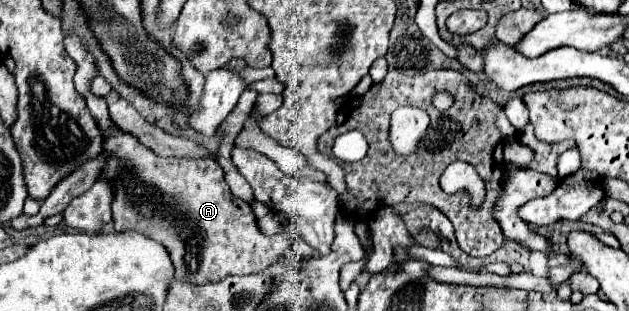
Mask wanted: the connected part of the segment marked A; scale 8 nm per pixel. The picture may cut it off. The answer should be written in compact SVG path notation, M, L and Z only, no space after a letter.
M77 35L65 37L65 51L77 65L77 73L73 77L75 89L105 131L103 149L111 153L111 161L107 161L103 175L115 185L115 231L137 231L161 243L173 261L175 277L197 285L221 281L229 275L261 273L279 257L293 255L289 233L283 231L273 237L265 237L251 205L231 195L231 189L223 179L223 169L213 159L197 163L163 159L129 133L117 129L115 123L109 121L105 99L91 93L91 81L99 75L95 57L85 49Z

